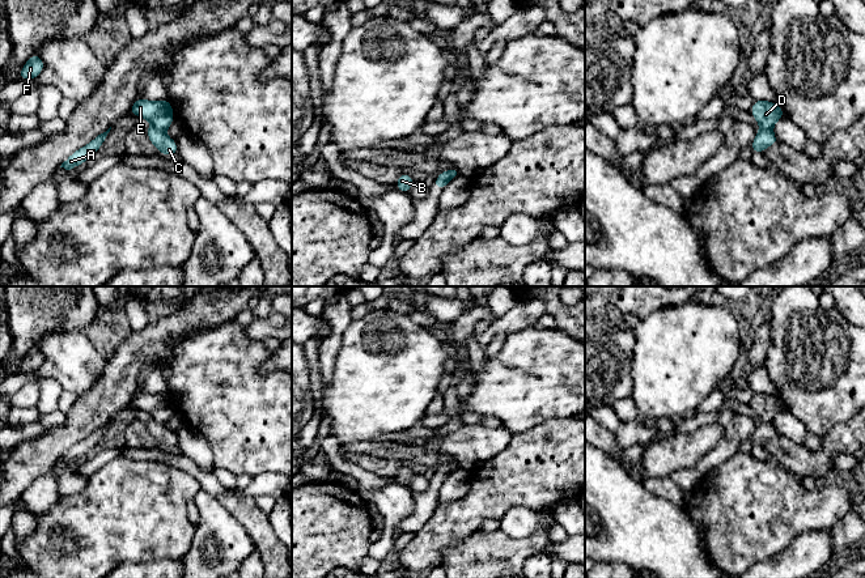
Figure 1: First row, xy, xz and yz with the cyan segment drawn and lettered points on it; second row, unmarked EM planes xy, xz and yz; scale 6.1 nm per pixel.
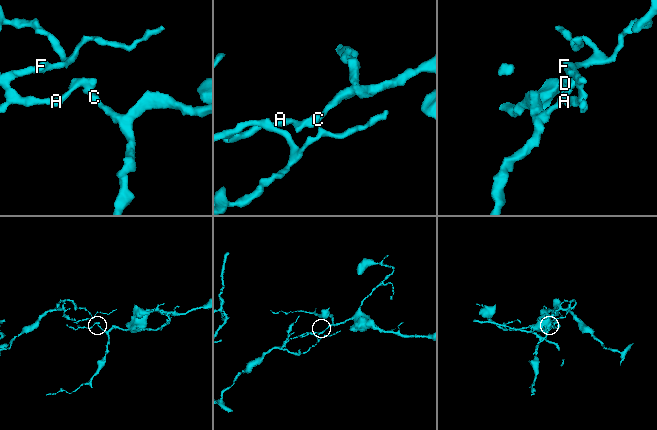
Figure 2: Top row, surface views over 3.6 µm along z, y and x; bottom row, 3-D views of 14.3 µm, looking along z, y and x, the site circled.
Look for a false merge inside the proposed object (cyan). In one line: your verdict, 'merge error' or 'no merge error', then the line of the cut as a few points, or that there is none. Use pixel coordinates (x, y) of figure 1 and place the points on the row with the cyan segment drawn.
merge error; cut xy (153, 126), (164, 132)

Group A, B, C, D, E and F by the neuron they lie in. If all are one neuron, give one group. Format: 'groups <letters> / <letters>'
groups A B D E F / C

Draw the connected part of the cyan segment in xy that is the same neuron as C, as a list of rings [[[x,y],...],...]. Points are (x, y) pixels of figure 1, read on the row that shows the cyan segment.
[[[149,127],[145,129],[147,136],[150,143],[158,149],[164,156],[178,154],[177,141],[165,135],[165,132],[157,129],[156,127]]]

